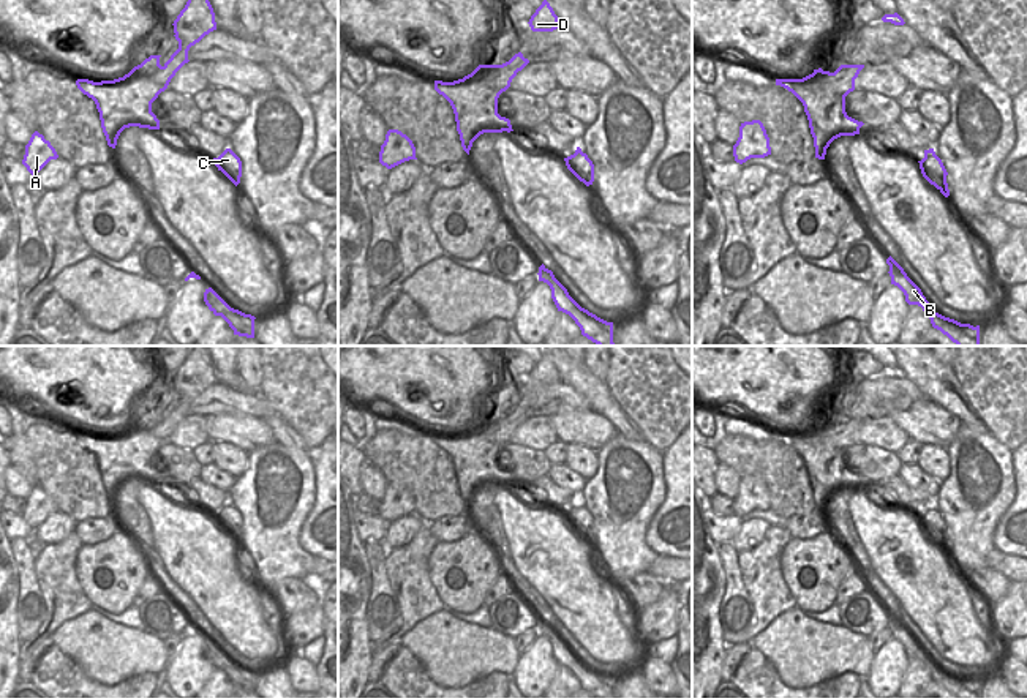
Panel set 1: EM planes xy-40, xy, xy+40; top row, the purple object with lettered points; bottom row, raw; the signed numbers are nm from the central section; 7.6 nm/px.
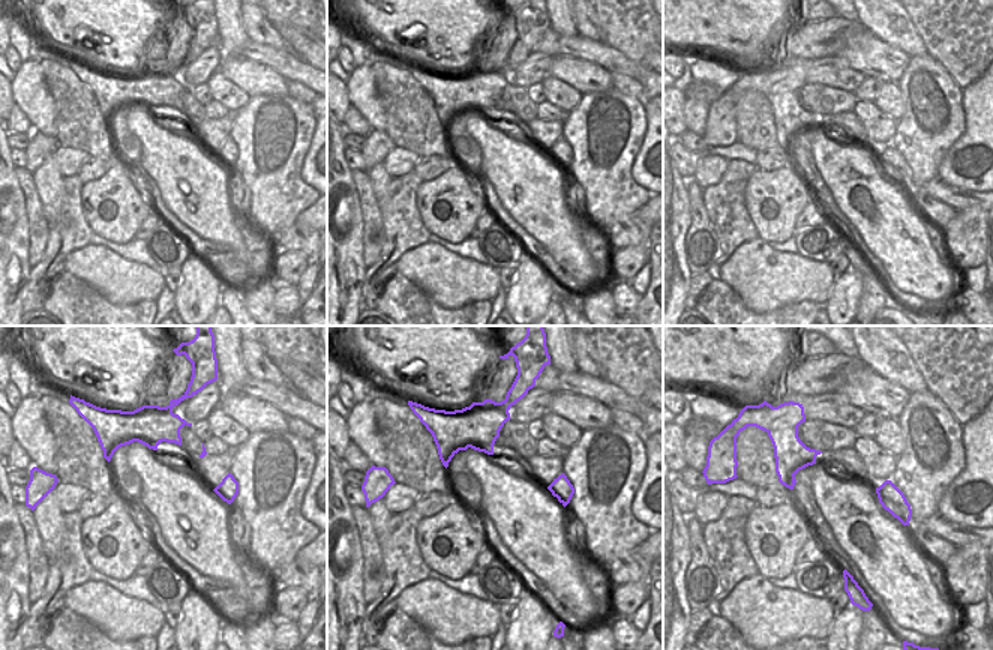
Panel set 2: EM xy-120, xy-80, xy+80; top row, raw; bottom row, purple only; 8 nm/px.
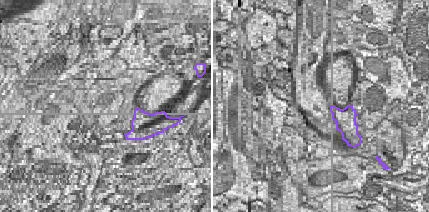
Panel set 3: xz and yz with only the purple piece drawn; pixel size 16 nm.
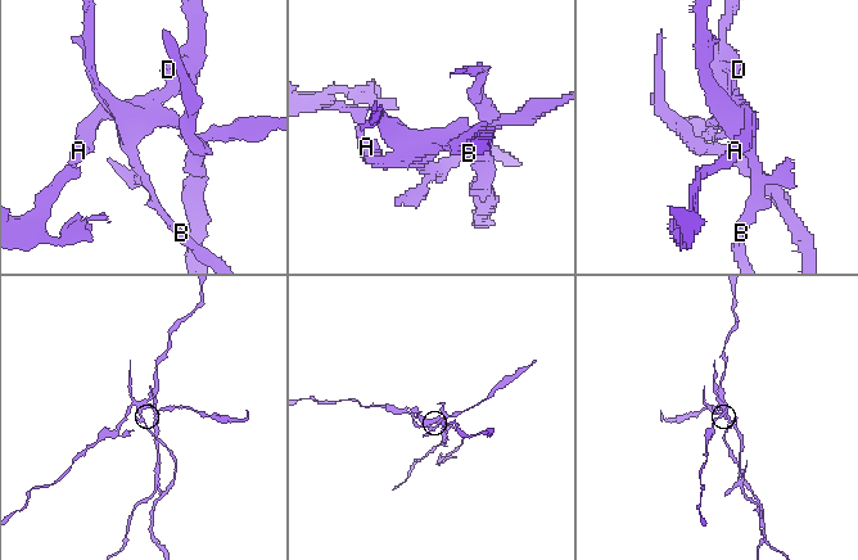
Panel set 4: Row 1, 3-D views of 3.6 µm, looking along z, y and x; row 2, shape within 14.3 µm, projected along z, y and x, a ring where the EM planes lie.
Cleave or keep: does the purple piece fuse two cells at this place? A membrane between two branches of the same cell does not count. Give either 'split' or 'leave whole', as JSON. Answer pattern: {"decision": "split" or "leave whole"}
{"decision": "split"}

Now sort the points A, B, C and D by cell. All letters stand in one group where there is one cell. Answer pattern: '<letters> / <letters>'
A D / B C

